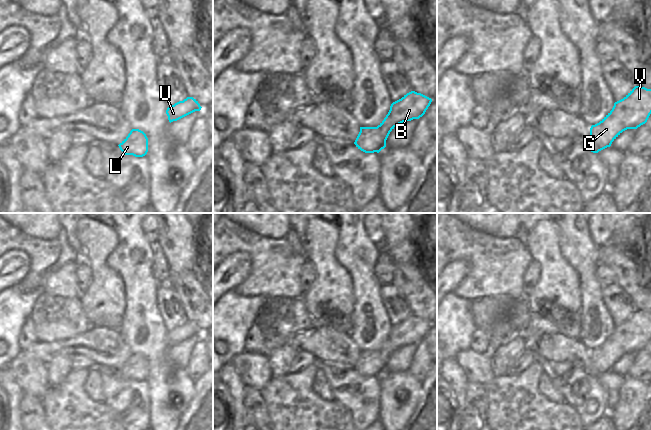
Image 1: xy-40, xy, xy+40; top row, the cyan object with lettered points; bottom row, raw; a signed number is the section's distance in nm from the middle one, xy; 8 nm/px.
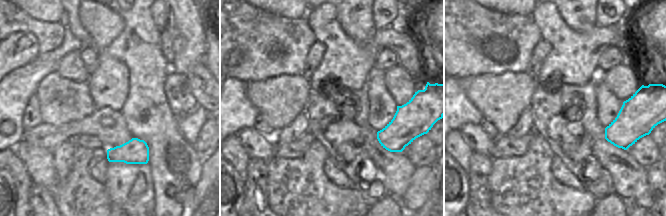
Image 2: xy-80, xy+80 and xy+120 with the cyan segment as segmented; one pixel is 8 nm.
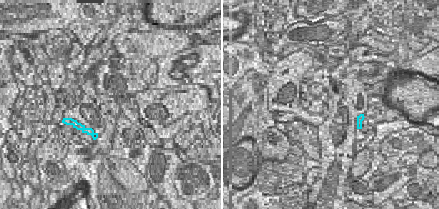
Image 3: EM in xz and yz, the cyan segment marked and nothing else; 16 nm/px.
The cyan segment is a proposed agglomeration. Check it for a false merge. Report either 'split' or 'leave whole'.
leave whole

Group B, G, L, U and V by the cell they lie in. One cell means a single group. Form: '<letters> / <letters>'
B G L U V

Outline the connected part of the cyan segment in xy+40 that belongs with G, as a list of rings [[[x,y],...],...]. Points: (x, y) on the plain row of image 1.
[[[635,310],[623,323],[614,327],[612,334],[590,352],[590,375],[610,371],[625,354],[637,353],[651,338],[651,313]]]

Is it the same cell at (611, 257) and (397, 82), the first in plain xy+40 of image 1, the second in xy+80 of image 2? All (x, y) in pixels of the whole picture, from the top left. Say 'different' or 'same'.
different

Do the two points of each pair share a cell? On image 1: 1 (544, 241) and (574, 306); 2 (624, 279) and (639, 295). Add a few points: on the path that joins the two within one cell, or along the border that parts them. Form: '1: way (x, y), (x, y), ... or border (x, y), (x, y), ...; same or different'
1: way (549, 257), (559, 285), (563, 290); same
2: way (628, 282), (637, 291); same

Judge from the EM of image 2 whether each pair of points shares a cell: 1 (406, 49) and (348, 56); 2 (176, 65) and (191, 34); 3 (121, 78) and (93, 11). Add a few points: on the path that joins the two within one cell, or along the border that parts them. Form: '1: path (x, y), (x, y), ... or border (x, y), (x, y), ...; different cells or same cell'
1: path (393, 43), (377, 43), (363, 54); same cell
2: path (184, 57), (189, 48), (189, 42); same cell
3: path (106, 61), (100, 51), (100, 28); same cell

